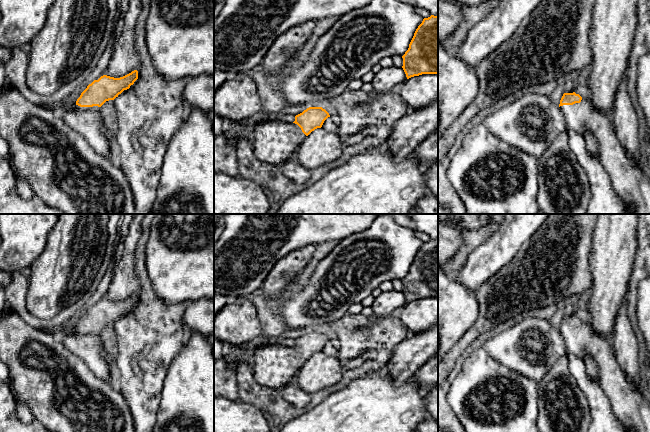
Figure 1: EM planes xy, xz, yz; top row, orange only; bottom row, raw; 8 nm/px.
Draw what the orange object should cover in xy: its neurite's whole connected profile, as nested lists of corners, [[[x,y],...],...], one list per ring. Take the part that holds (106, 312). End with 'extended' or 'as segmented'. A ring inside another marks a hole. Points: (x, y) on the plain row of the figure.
[[[137,294],[120,302],[103,299],[87,310],[71,333],[77,335],[100,335],[100,331],[106,325],[114,324],[124,314],[129,313],[137,303]]] | extended

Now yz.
[[[564,317],[559,331],[567,352],[582,360],[590,355],[598,365],[598,385],[627,432],[650,432],[650,404],[627,379],[617,363],[610,339],[593,331],[589,322]]] | extended

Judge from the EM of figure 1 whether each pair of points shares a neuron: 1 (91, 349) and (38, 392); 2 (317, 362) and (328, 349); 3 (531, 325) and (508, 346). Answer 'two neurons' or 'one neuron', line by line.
1: two neurons
2: two neurons
3: one neuron

